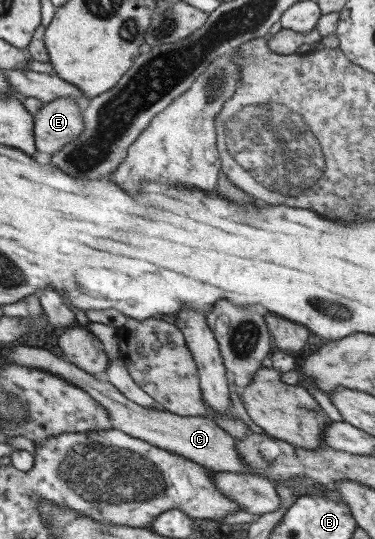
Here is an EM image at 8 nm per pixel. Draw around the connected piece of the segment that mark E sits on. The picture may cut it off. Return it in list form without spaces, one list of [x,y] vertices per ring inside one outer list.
[[[70,97],[54,99],[38,108],[33,126],[36,151],[51,155],[78,138],[82,131],[82,110]]]

